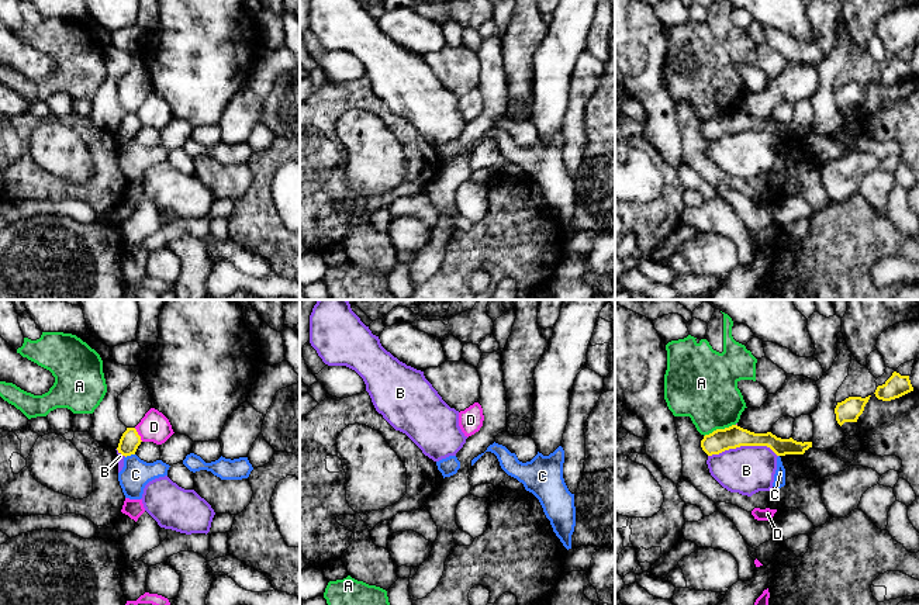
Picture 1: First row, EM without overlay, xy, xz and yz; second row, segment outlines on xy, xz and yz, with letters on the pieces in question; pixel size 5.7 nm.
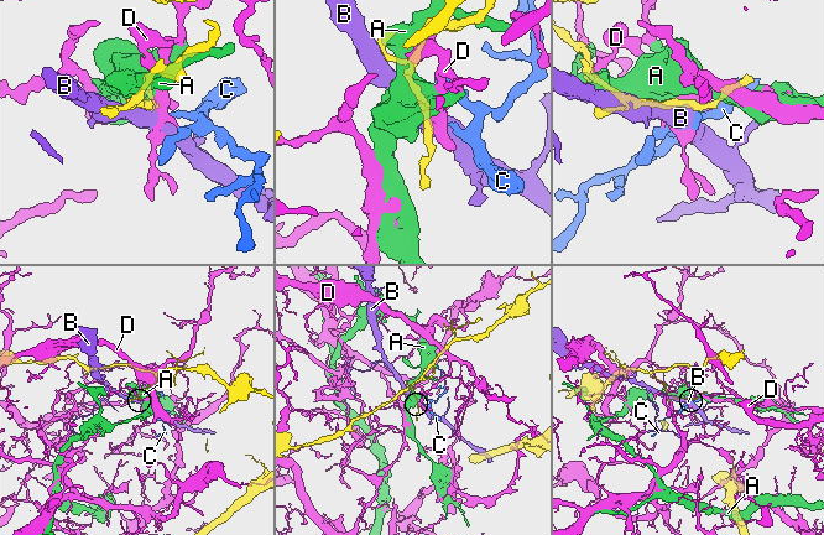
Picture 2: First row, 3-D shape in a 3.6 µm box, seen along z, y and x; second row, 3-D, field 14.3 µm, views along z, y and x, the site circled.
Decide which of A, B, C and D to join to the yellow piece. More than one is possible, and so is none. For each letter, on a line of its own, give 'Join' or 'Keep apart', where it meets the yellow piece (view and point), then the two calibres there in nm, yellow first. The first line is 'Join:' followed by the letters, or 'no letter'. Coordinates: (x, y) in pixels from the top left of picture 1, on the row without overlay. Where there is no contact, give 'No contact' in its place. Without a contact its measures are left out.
Join: no letter
A: Keep apart. Touches yellow at yz (719, 114). Thickness 130 nm (yellow) against 360 nm
B: Keep apart. Touches yellow at yz (742, 130). Thickness 130 nm (yellow) against 280 nm
C: Keep apart. Touches yellow at xy (130, 139). Thickness 120 nm (yellow) against 170 nm
D: Keep apart. Touches yellow at xy (138, 120). Thickness 120 nm (yellow) against 170 nm

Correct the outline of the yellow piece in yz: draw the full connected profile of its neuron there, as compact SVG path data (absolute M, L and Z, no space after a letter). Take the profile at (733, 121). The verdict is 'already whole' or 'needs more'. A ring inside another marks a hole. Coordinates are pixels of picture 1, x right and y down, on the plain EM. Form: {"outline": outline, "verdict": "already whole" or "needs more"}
{"outline": "M732 110L725 114L716 114L709 120L705 120L701 125L702 135L708 139L719 139L729 134L736 134L740 131L767 131L777 141L785 139L804 139L809 132L812 132L812 127L797 127L792 122L781 124L767 118L754 118L747 114L743 114L737 110Z", "verdict": "already whole"}

